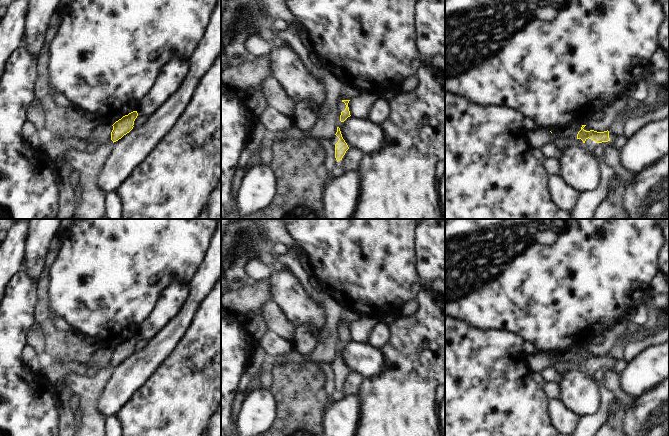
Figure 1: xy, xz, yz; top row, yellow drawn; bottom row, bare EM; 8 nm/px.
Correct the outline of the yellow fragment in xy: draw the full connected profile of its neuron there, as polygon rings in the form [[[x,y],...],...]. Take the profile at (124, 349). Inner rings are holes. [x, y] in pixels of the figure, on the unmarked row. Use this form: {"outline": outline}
{"outline": [[[133,335],[116,345],[112,349],[111,364],[98,370],[93,376],[67,373],[57,380],[56,385],[63,385],[79,395],[81,416],[74,436],[105,436],[105,416],[97,408],[97,402],[113,367],[133,353],[137,340],[137,335]]]}

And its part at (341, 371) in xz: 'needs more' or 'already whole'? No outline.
needs more

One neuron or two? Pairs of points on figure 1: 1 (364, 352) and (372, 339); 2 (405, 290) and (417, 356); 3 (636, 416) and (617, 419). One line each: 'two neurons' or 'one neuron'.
1: two neurons
2: two neurons
3: two neurons

